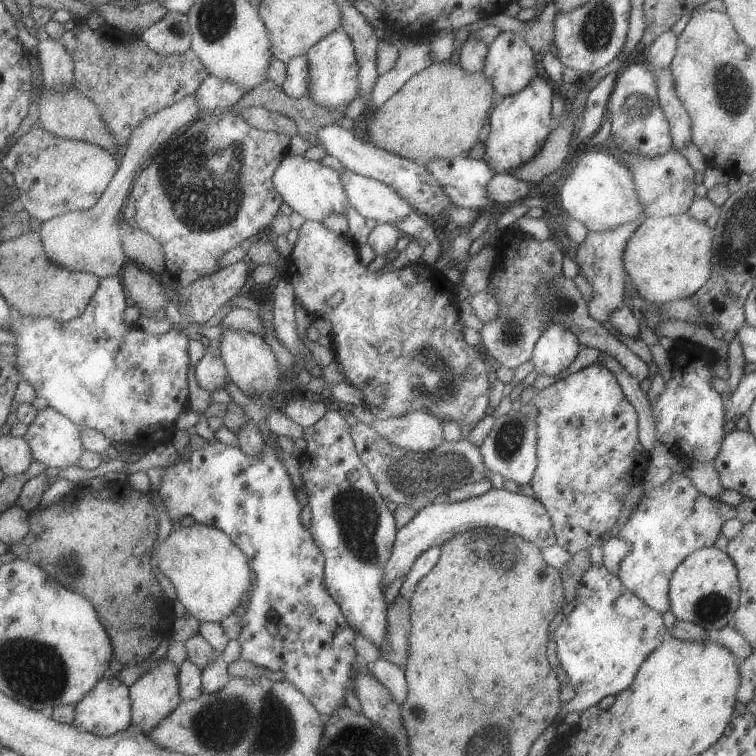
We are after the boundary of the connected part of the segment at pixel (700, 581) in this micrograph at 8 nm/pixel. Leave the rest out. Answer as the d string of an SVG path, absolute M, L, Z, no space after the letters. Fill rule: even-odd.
M704 547L689 554L672 573L669 584L671 611L677 620L691 622L712 632L731 626L738 610L741 586L736 565L718 547Z

